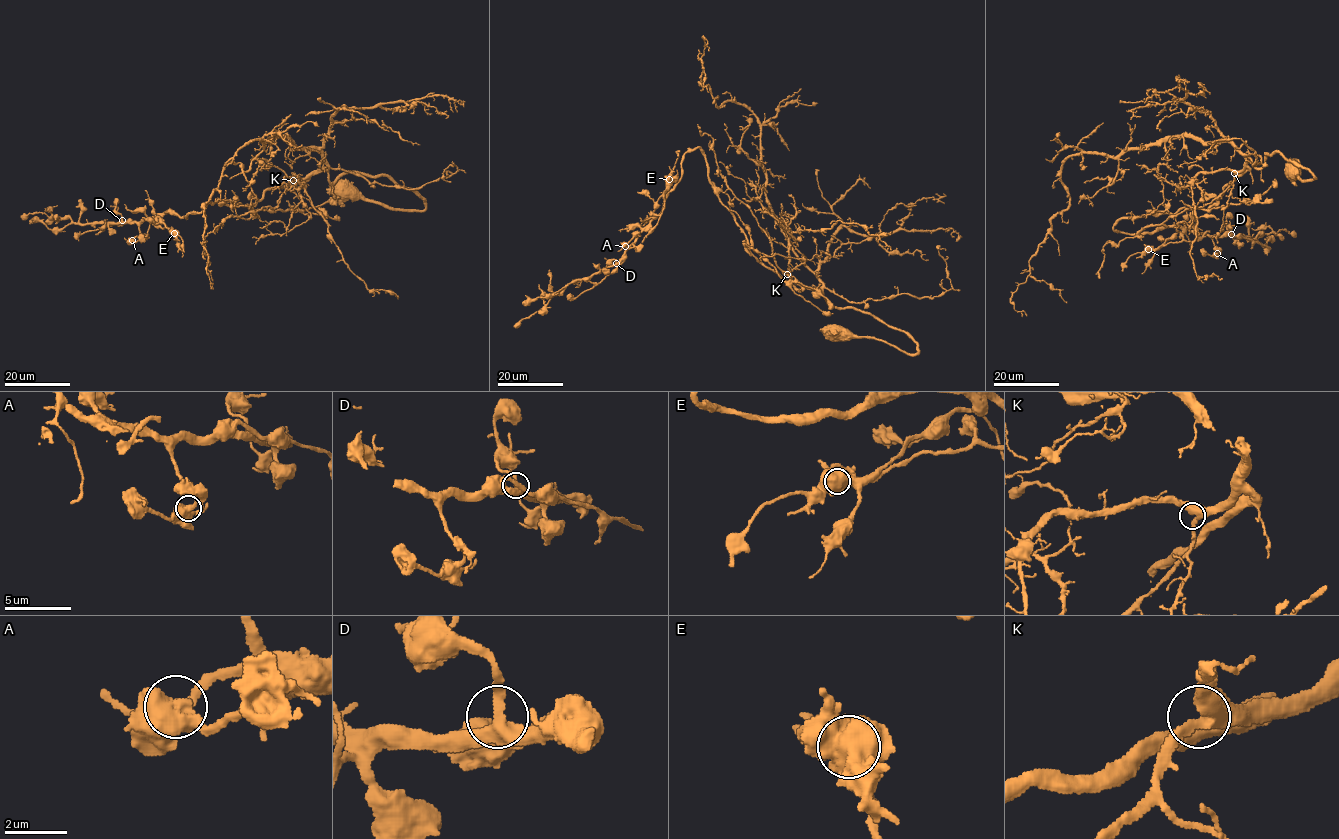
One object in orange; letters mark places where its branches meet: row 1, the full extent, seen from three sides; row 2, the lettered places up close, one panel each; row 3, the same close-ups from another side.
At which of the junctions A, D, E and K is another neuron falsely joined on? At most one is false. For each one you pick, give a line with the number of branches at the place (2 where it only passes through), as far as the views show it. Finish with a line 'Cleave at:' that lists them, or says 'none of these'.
E: 3 branches meet
Cleave at: E

